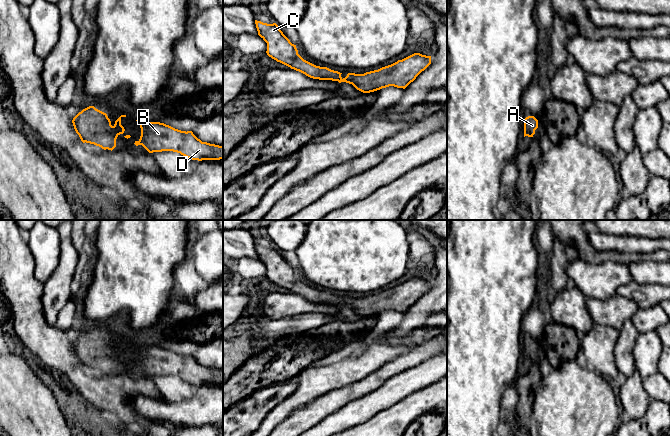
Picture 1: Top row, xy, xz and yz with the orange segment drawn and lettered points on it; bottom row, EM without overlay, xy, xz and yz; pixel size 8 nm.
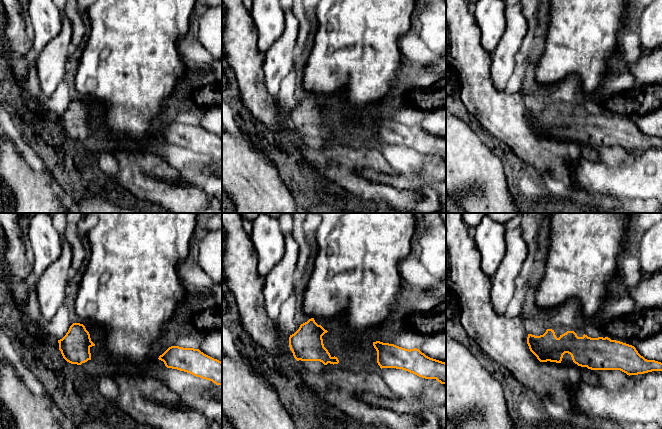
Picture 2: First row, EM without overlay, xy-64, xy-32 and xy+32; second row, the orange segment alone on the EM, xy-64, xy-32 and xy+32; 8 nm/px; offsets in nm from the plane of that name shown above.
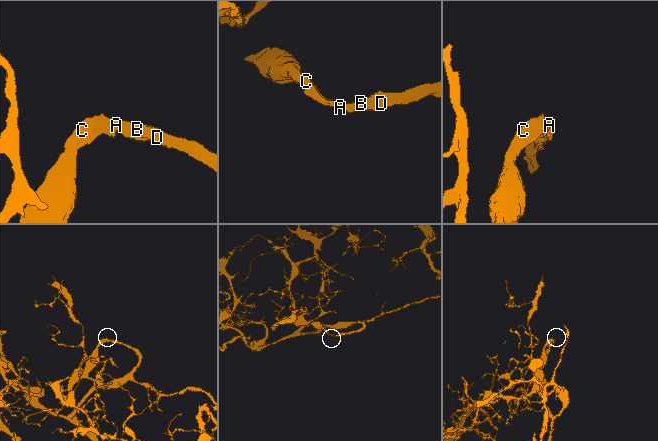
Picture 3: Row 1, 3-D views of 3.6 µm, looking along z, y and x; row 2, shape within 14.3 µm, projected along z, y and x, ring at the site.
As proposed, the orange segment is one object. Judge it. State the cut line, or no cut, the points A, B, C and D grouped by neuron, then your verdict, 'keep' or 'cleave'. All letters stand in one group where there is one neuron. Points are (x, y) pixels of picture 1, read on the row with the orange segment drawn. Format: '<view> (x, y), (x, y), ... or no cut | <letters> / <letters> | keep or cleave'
no cut | A B C D | keep

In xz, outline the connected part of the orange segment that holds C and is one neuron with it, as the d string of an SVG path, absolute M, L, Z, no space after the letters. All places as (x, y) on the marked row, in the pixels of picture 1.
M255 20L255 24L258 31L258 35L267 43L266 53L272 59L290 67L291 69L299 71L313 79L332 80L338 81L339 83L346 82L352 84L357 90L363 93L374 92L389 86L405 89L411 82L413 82L416 79L416 77L422 71L424 71L431 64L431 56L422 55L420 53L414 53L402 60L398 60L397 62L382 67L378 70L366 72L364 74L348 73L345 78L342 78L341 77L342 73L338 71L331 70L327 67L316 66L304 60L298 54L296 45L290 42L290 40L280 30L280 26L278 26L276 23L267 24Z

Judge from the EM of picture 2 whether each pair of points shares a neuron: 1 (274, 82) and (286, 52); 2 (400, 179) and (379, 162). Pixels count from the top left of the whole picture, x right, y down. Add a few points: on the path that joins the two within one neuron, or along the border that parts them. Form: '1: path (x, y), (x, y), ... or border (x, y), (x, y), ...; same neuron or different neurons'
1: path (274, 75), (279, 59); same neuron
2: border (372, 169), (383, 173), (397, 173); different neurons

